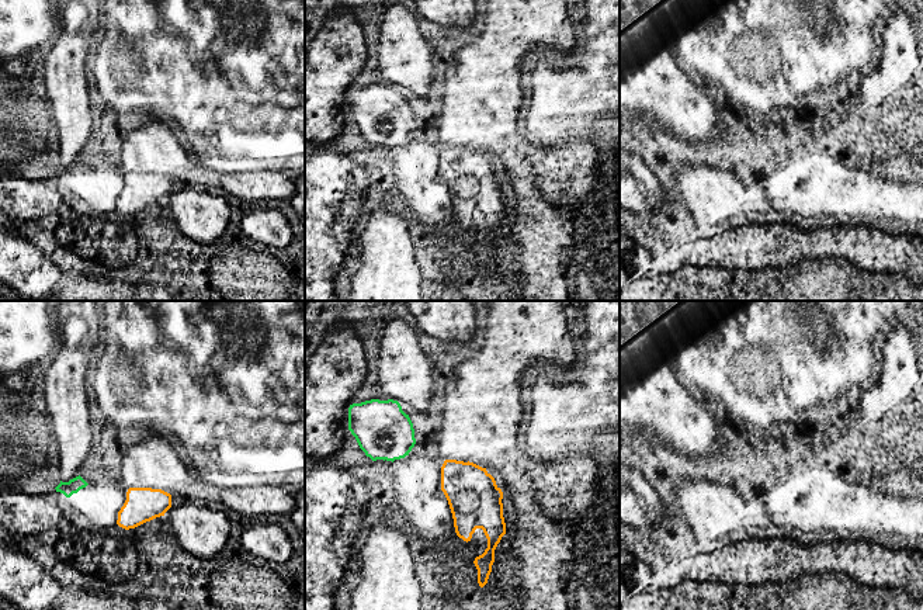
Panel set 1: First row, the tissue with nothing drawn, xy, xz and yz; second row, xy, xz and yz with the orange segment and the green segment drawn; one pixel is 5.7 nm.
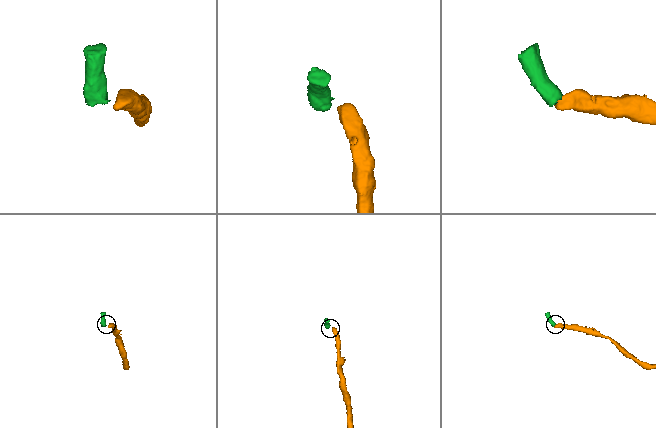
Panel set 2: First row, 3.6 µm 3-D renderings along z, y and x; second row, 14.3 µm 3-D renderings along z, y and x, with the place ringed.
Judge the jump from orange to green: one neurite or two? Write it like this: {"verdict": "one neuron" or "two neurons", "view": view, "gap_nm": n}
{"verdict": "two neurons", "view": "xz", "gap_nm": 200}

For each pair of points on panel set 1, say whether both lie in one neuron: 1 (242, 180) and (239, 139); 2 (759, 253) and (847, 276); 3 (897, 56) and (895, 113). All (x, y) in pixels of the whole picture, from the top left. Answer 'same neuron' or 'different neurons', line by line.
1: different neurons
2: different neurons
3: different neurons

